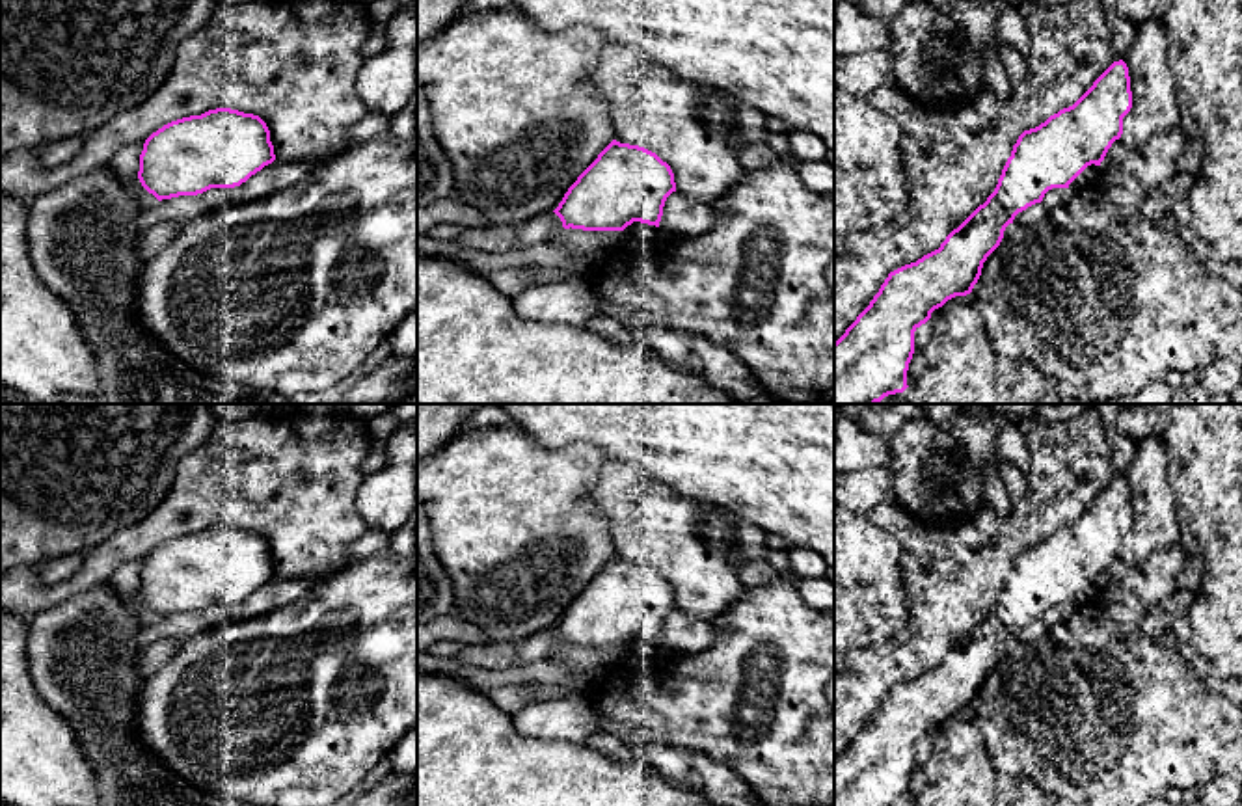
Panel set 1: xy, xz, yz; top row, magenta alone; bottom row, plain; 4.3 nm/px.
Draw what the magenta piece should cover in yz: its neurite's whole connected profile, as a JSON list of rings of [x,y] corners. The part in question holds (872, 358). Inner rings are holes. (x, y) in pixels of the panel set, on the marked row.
[[[1114,61],[1093,86],[1069,108],[1024,130],[1013,145],[994,192],[938,249],[888,274],[870,305],[834,343],[834,404],[877,404],[903,393],[914,354],[914,331],[931,313],[955,296],[966,296],[981,275],[983,262],[1000,246],[1015,216],[1041,203],[1052,188],[1080,188],[1099,171],[1108,149],[1123,134],[1123,117],[1132,108],[1128,67]]]

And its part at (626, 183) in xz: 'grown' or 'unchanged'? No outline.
grown

